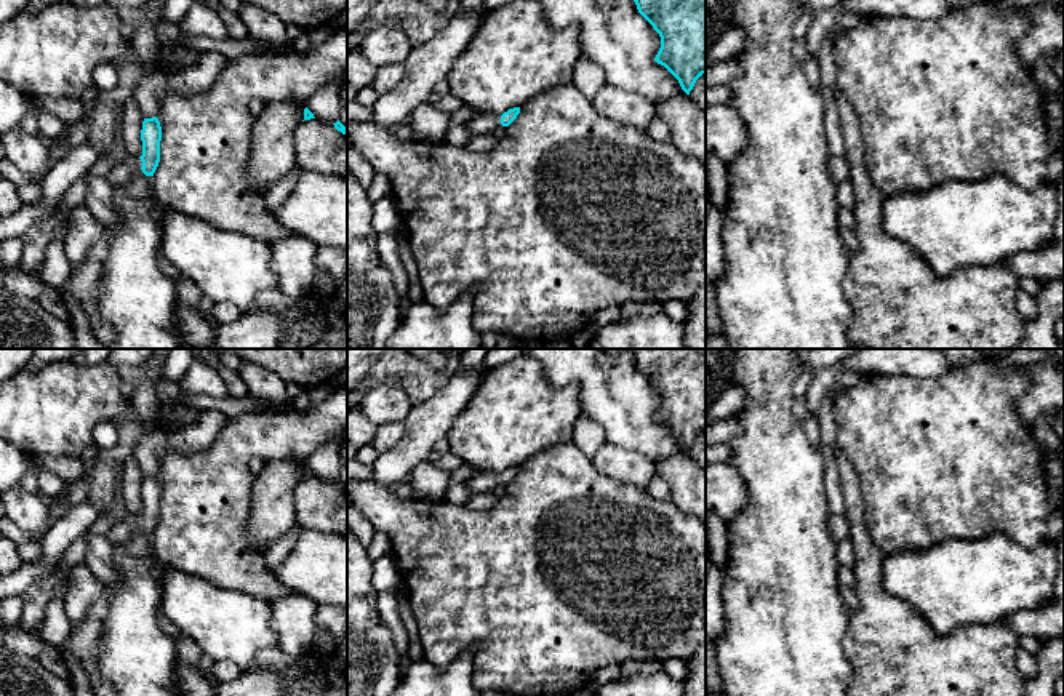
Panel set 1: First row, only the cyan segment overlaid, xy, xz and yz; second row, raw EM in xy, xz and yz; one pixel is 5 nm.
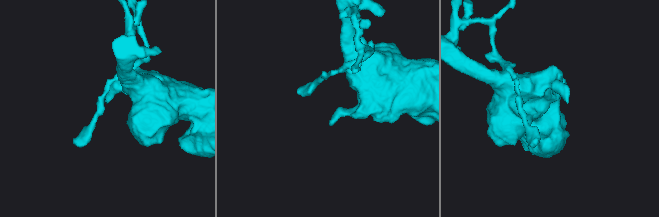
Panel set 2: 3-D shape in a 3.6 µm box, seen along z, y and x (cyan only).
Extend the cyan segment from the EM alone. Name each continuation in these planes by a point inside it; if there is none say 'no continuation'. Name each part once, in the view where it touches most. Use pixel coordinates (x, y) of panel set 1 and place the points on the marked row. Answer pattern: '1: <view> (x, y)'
1: xy (128, 167)

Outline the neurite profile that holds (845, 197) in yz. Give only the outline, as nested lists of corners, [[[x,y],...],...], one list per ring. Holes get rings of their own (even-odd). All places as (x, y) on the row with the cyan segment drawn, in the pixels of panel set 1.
[[[850,179],[837,184],[837,202],[840,208],[853,210],[854,194],[853,194],[853,184]]]

